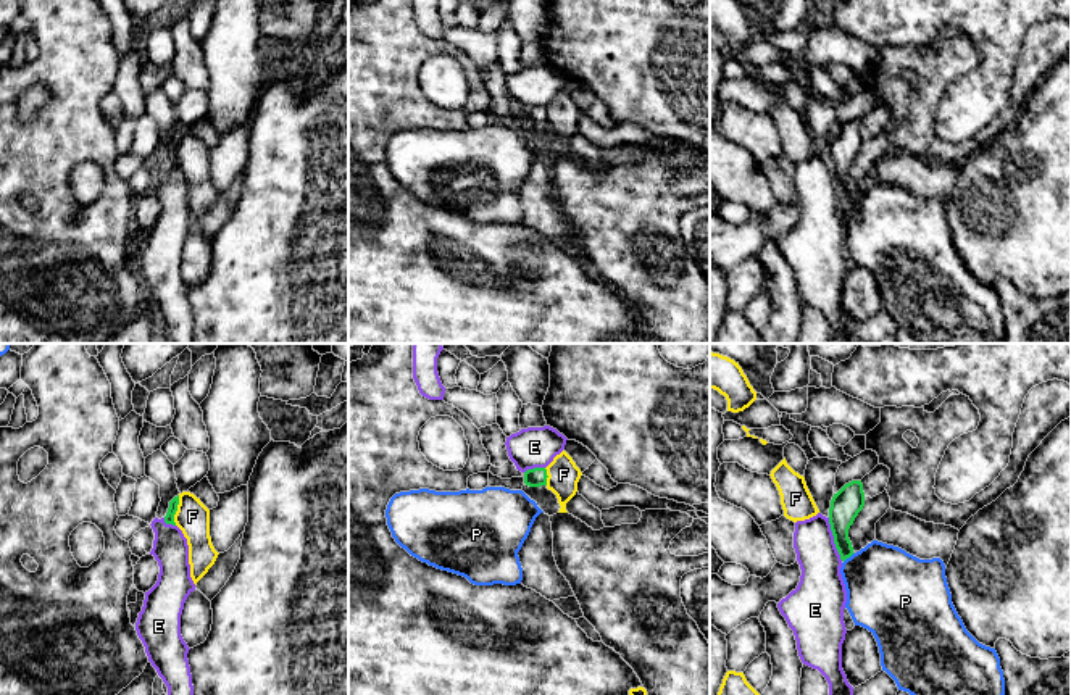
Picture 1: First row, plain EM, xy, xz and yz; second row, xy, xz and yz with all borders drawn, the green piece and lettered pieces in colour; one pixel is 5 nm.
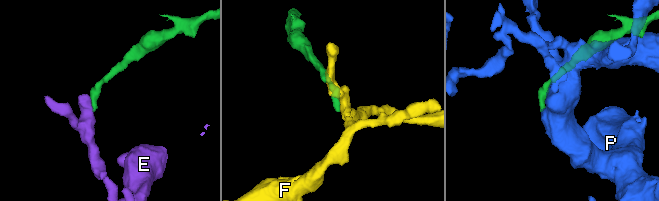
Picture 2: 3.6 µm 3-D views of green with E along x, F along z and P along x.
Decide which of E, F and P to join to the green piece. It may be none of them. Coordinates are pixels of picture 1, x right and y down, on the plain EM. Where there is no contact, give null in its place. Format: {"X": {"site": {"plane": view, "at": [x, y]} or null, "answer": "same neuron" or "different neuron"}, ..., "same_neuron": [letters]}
{"E": {"site": {"plane": "yz", "at": [834, 178]}, "answer": "different neuron"}, "F": {"site": {"plane": "xy", "at": [176, 149]}, "answer": "different neuron"}, "P": {"site": {"plane": "yz", "at": [849, 195]}, "answer": "different neuron"}, "same_neuron": []}

